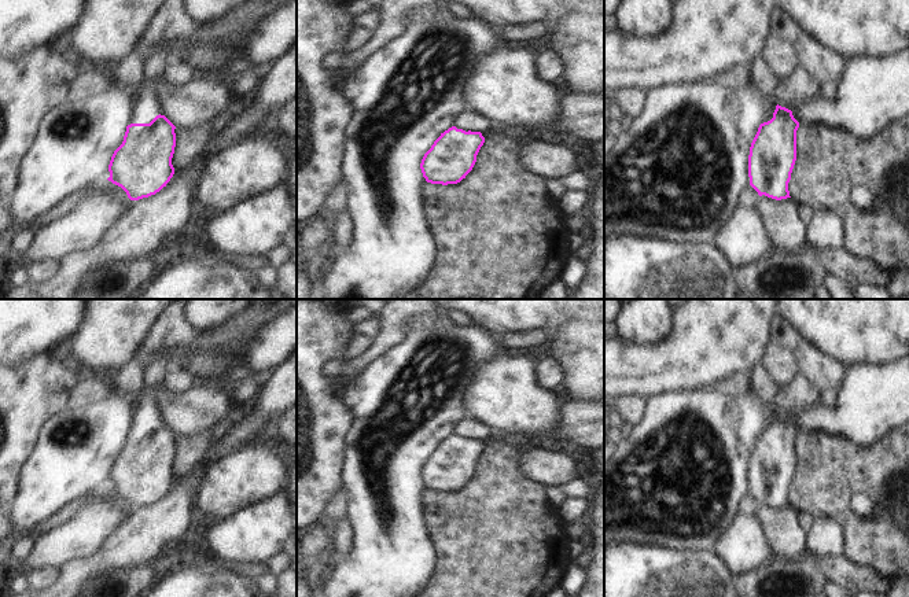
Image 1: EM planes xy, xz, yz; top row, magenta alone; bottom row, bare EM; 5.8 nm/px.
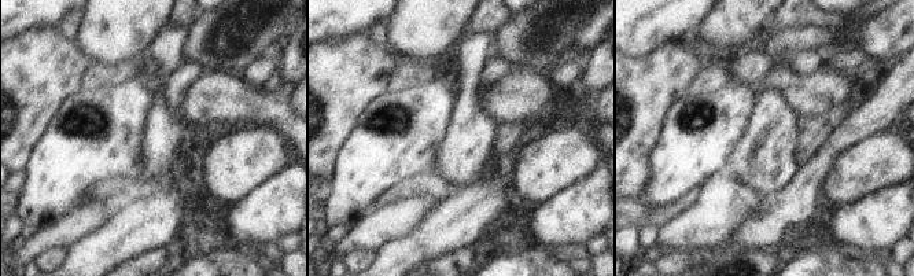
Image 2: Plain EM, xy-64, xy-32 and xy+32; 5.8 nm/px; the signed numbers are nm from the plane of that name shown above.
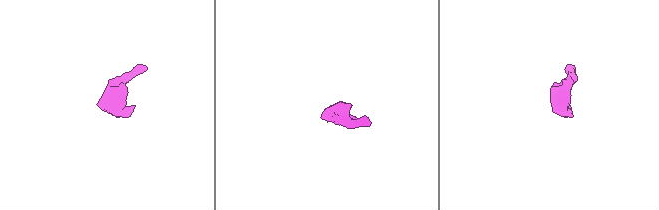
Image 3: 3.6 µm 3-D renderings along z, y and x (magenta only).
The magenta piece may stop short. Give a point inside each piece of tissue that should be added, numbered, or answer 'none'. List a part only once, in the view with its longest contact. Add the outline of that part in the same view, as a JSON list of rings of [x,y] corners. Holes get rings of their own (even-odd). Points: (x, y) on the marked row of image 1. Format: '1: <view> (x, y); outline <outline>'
1: xy (146, 107); outline [[[166,41],[151,45],[143,59],[144,75],[135,88],[135,103],[128,125],[150,124],[157,115],[163,115],[157,96],[157,84],[163,77],[163,70],[170,54]]]

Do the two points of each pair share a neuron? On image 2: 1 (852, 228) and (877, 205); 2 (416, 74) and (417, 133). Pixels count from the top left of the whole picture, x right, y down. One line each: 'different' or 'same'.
1: same
2: different

